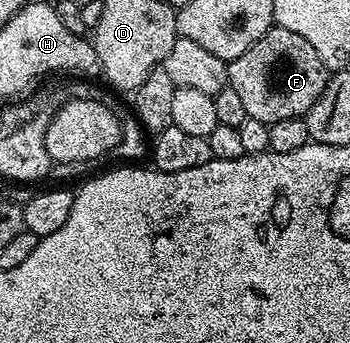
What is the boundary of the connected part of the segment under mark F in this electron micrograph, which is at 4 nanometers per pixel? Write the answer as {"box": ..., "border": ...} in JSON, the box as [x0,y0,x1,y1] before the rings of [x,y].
{"box":[228,27,329,126],"border":[[[279,27],[268,29],[262,39],[258,39],[249,49],[242,51],[242,55],[228,62],[228,88],[240,96],[248,117],[258,119],[267,126],[278,123],[278,119],[294,119],[308,114],[310,107],[318,103],[329,76],[329,69],[322,63],[322,59],[318,59],[318,51],[314,51],[314,47],[310,47],[302,35],[294,35],[294,31]]]}

